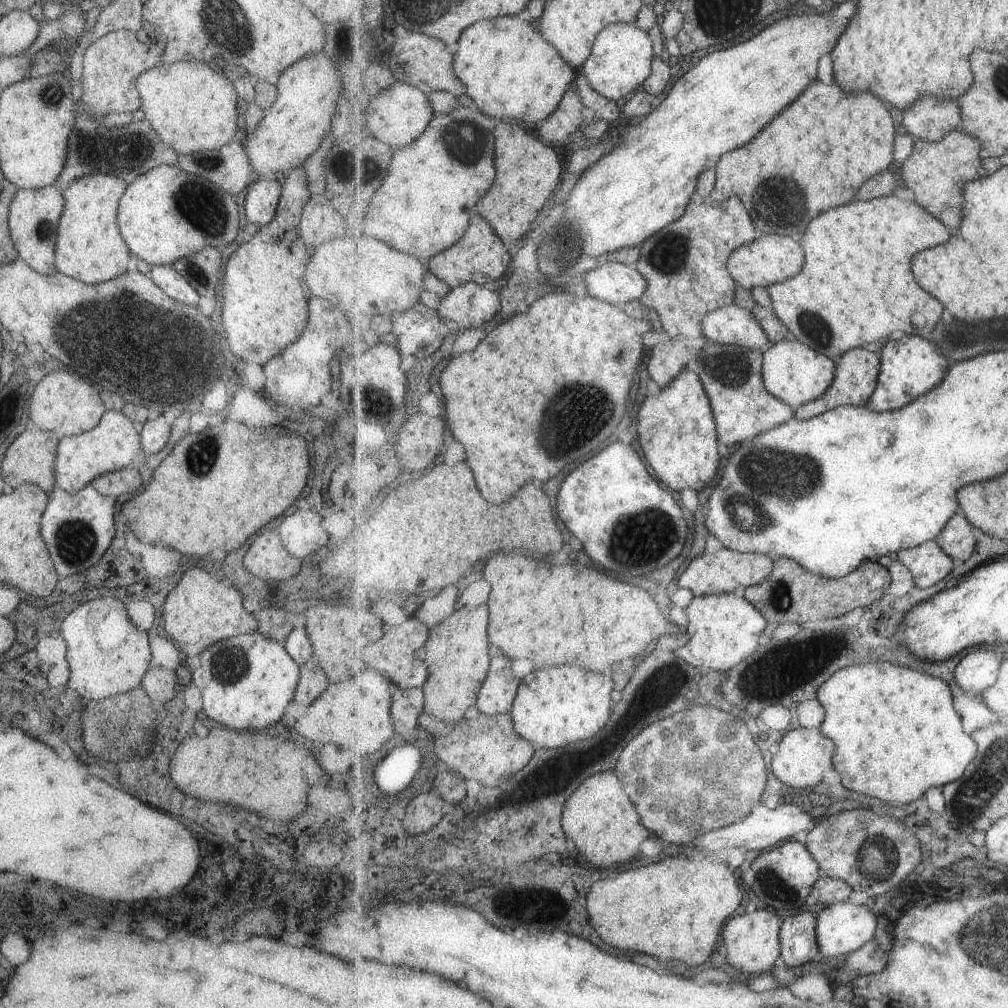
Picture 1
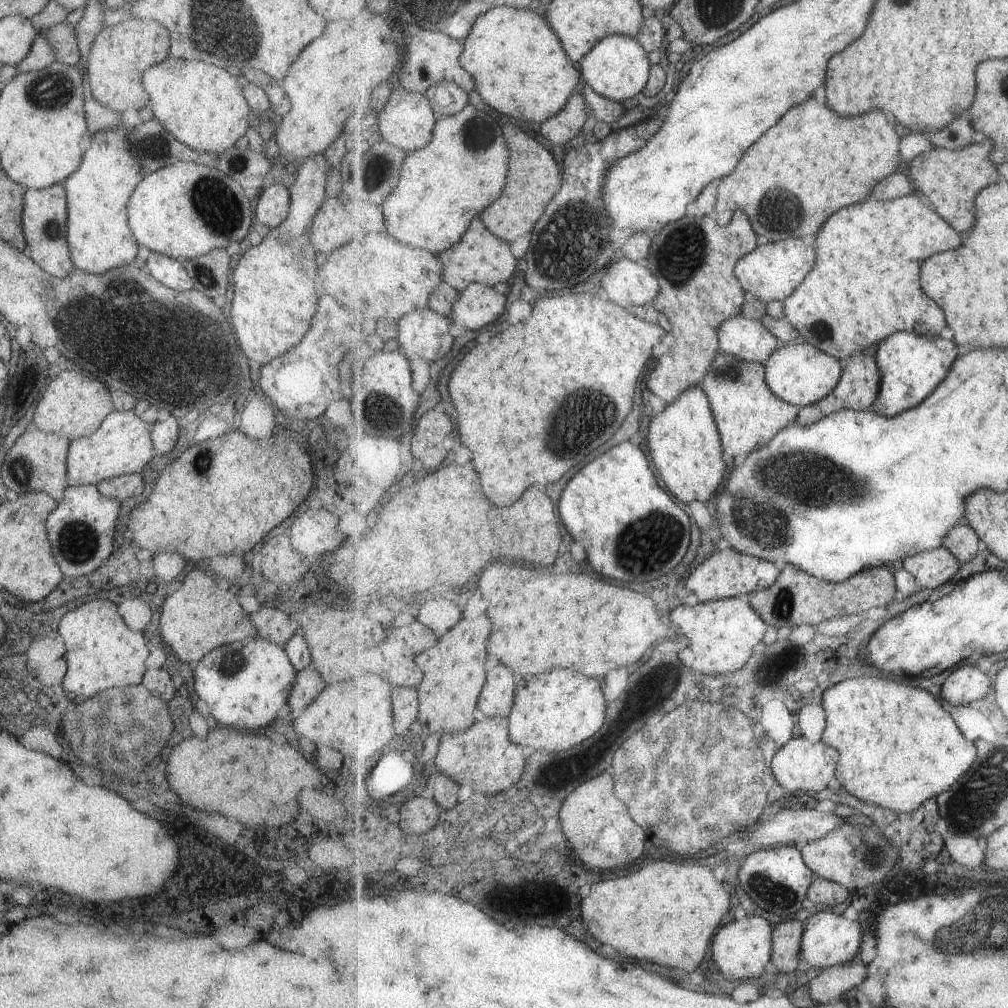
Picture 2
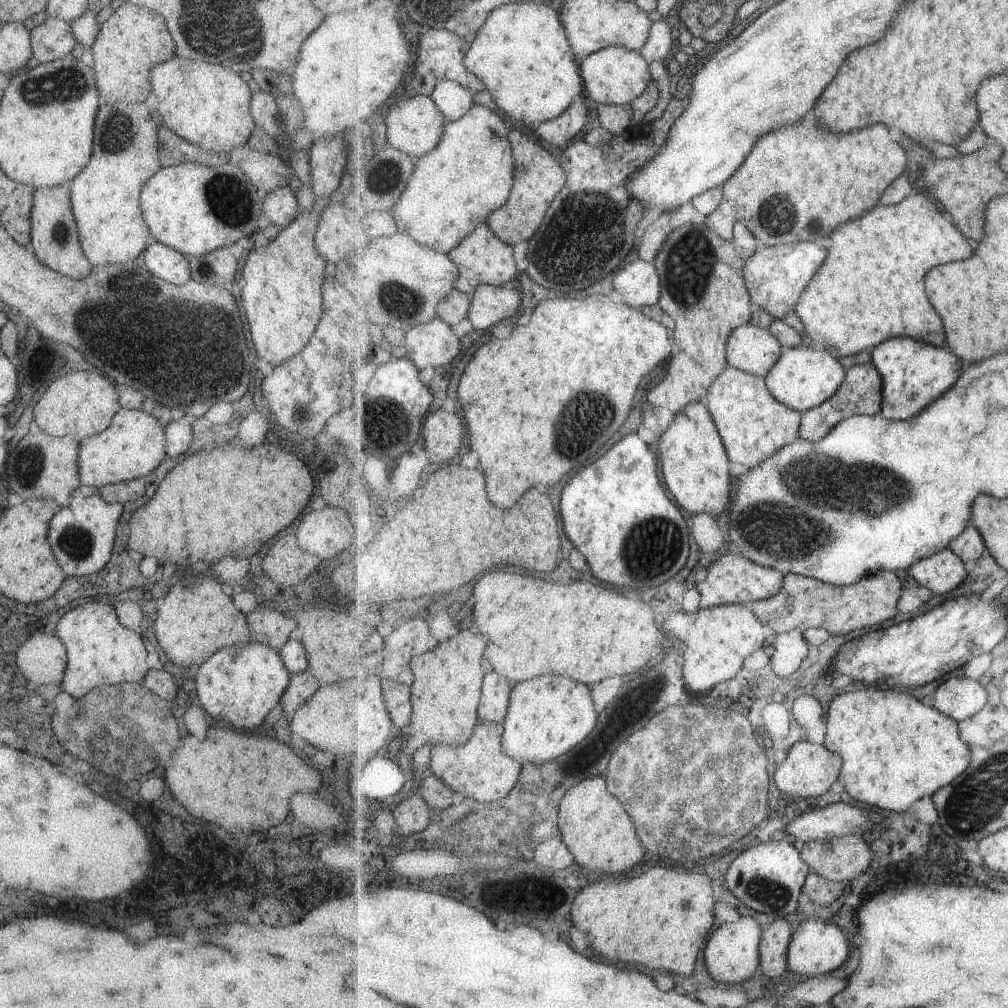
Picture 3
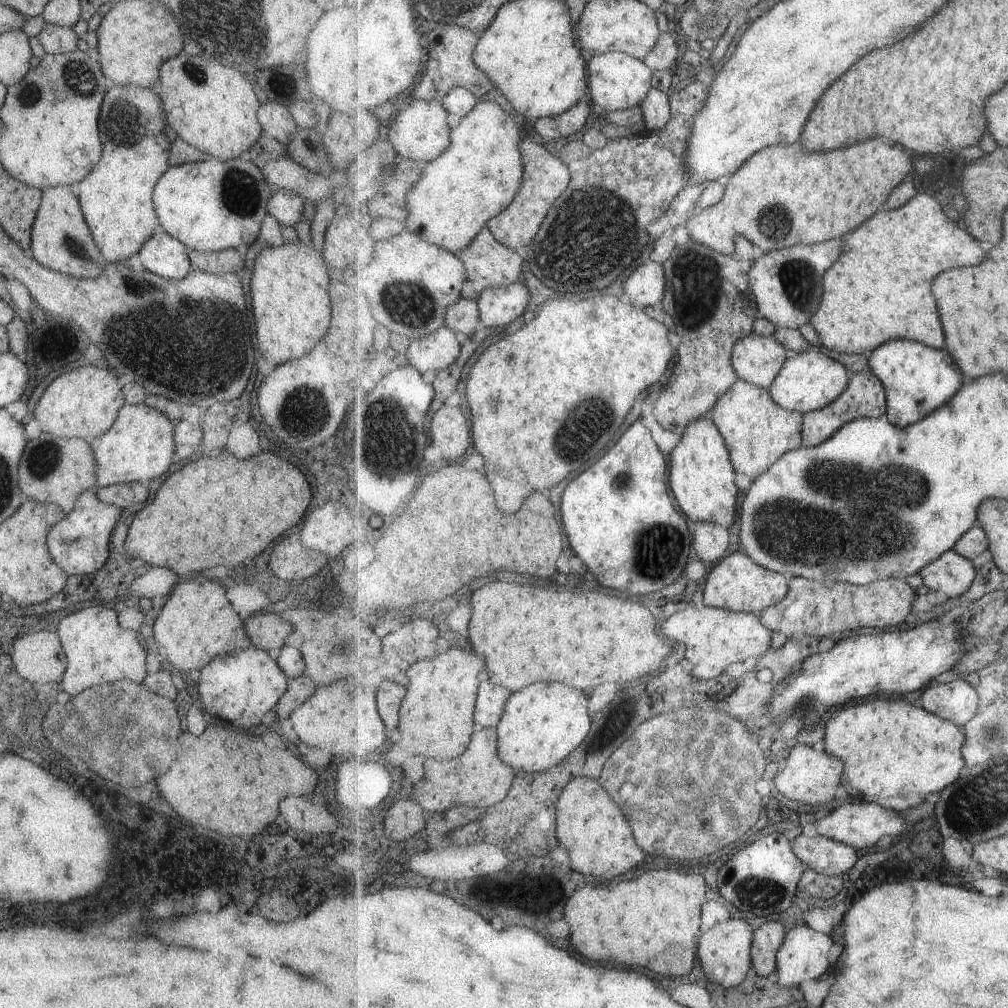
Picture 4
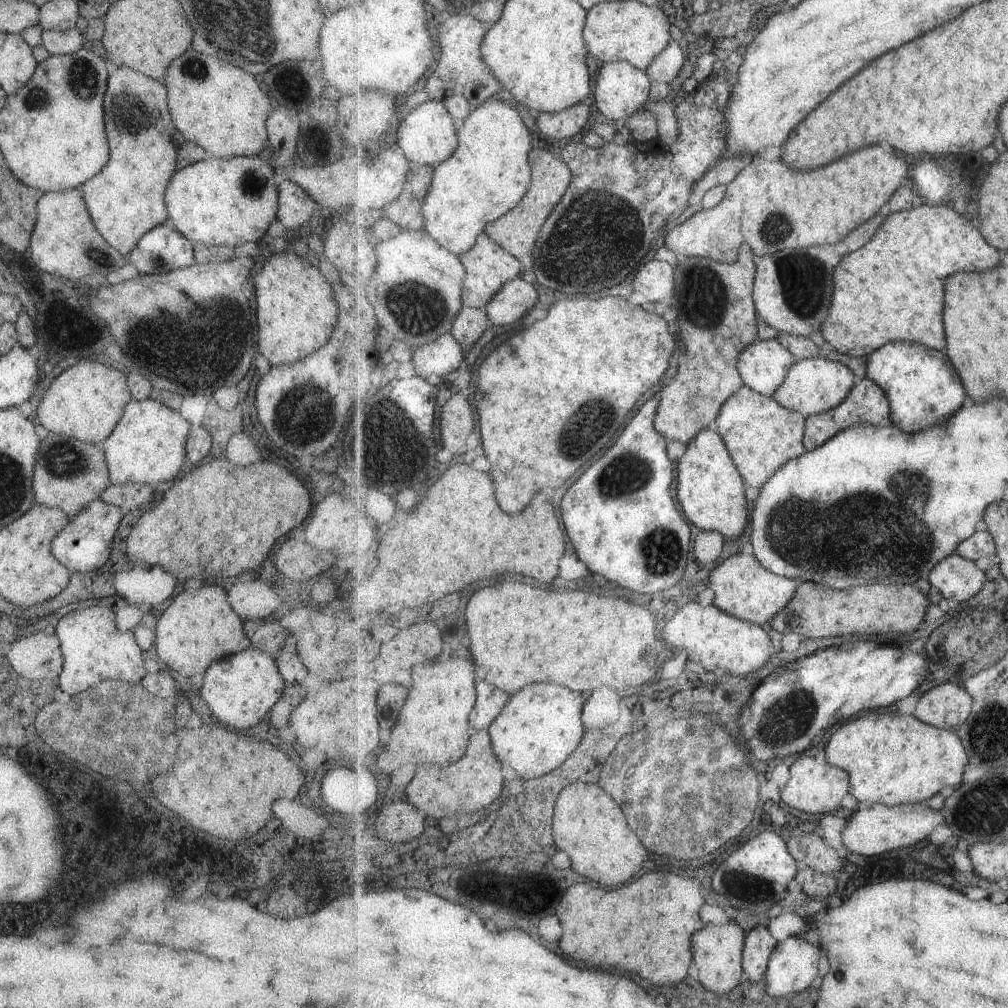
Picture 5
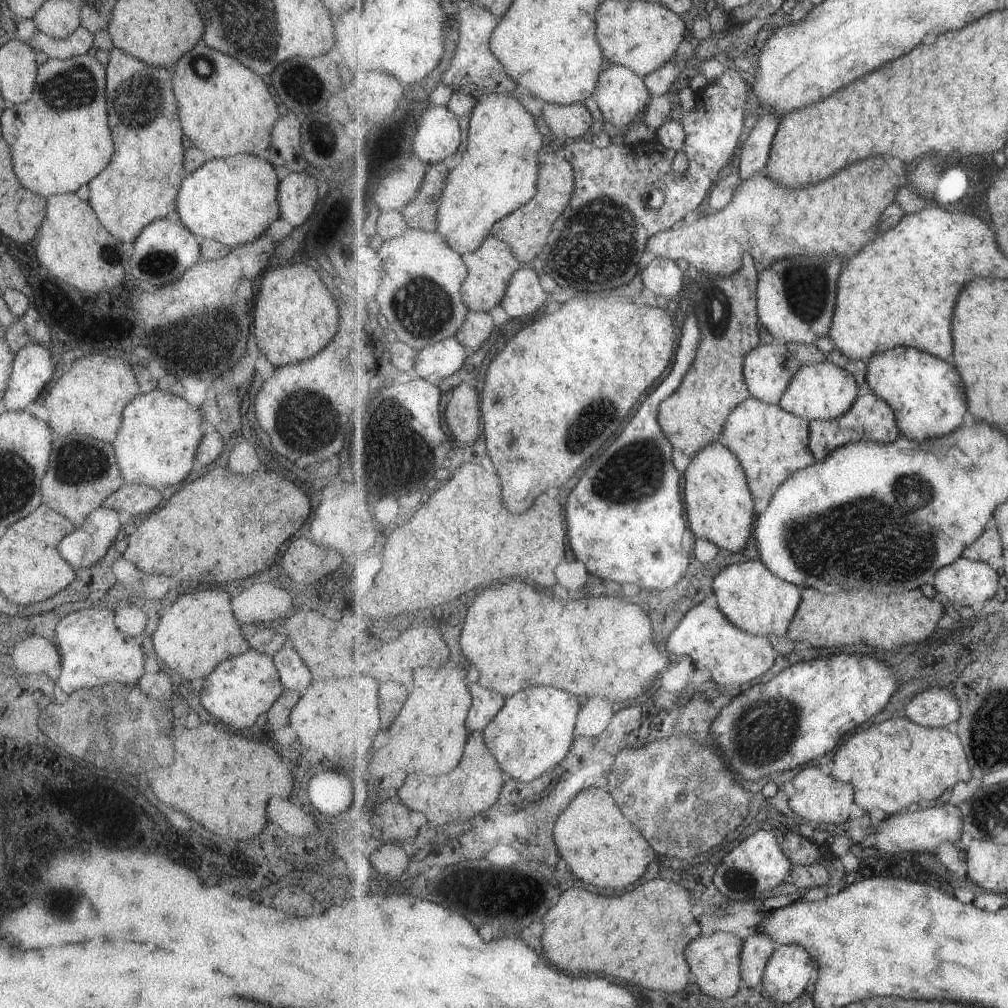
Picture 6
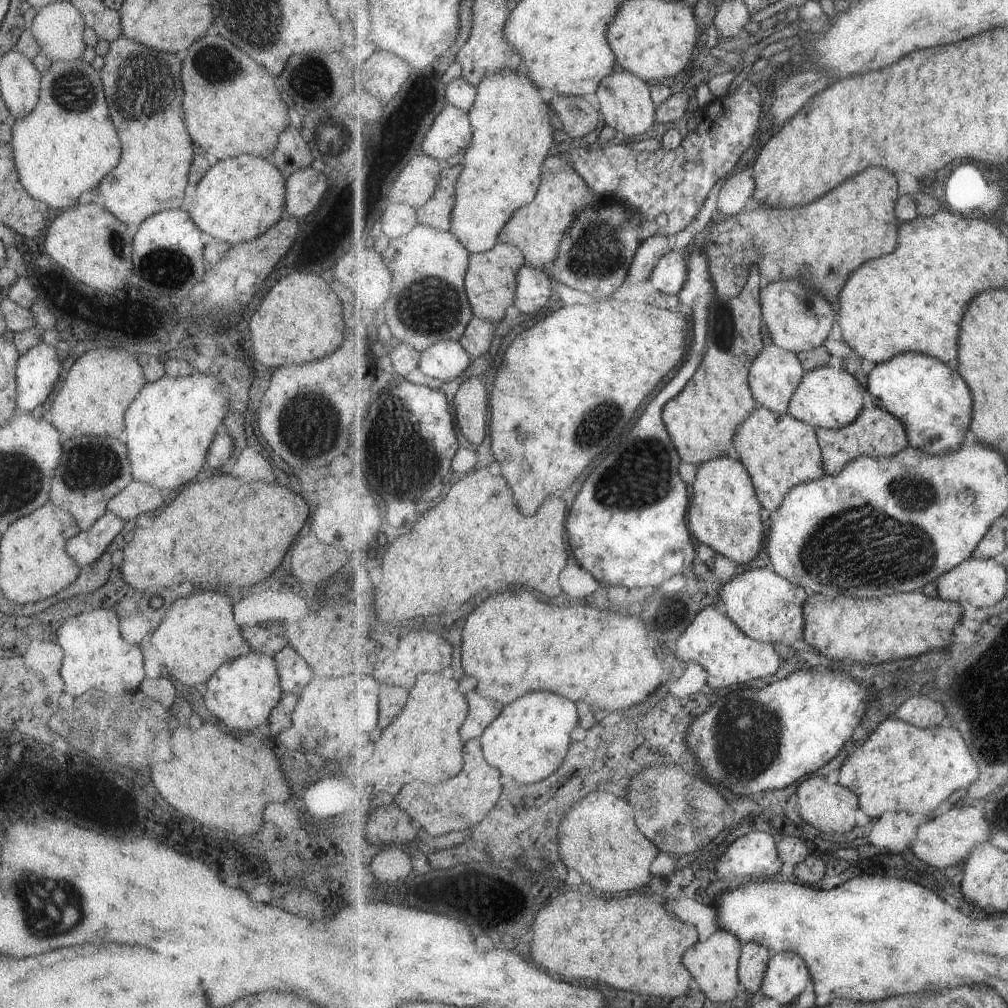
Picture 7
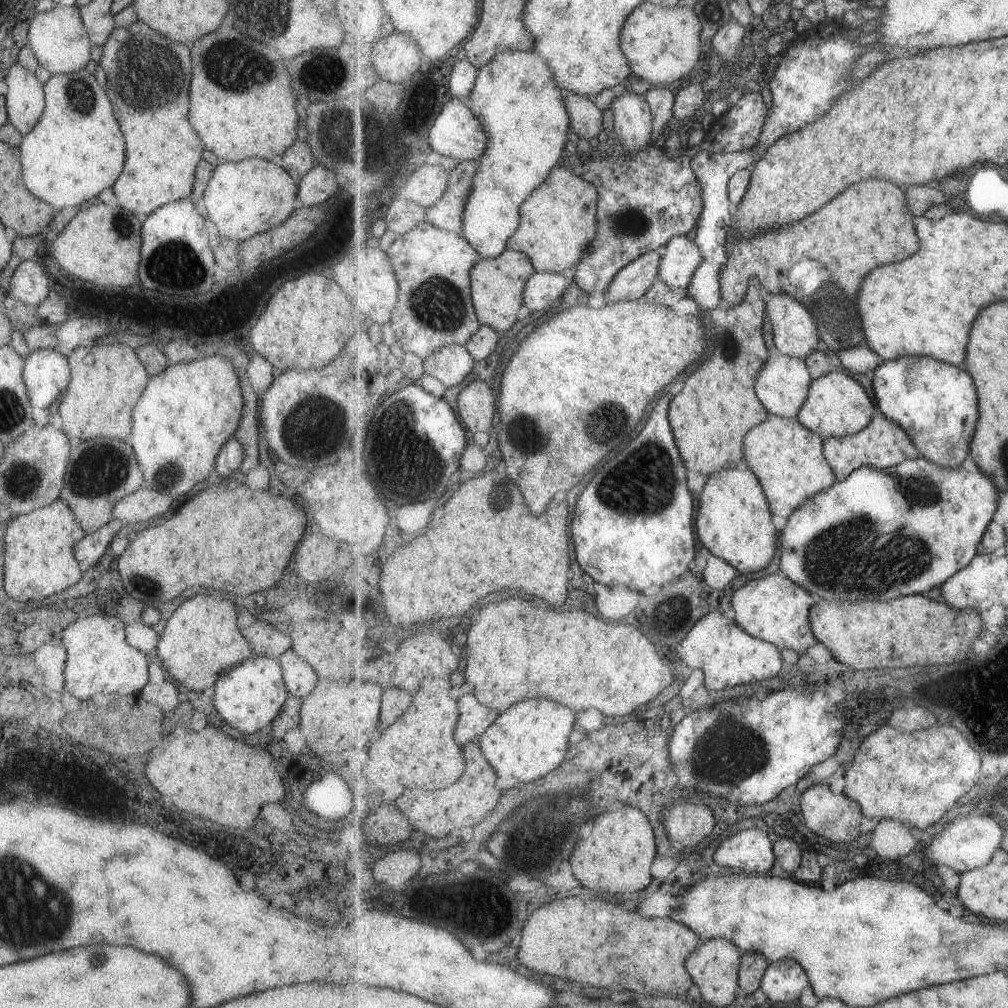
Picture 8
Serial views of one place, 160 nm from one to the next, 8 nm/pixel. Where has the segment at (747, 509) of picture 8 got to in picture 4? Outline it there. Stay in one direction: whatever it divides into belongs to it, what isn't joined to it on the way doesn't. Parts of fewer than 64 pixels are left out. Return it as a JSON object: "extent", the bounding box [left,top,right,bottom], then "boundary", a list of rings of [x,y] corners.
{"extent":[670,416,740,529],"boundary":[[[710,416],[693,421],[685,429],[679,444],[673,448],[670,455],[670,485],[673,487],[674,496],[677,497],[679,508],[690,518],[693,525],[709,521],[727,529],[735,524],[740,492],[735,482],[736,473],[725,437]]]}

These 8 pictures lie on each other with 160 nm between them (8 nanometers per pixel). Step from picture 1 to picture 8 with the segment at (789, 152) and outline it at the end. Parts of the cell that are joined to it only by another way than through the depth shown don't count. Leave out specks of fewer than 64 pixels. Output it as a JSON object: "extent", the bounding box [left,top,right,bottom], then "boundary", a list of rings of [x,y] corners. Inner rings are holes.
{"extent":[603,180,921,353],"boundary":[[[867,180],[851,186],[817,214],[811,214],[793,225],[766,231],[759,237],[737,236],[728,264],[720,272],[722,298],[729,305],[740,305],[746,299],[751,279],[757,279],[773,295],[788,294],[803,300],[805,308],[815,317],[821,338],[829,350],[840,353],[863,345],[866,334],[855,302],[865,276],[881,264],[911,258],[921,248],[909,208],[907,196],[897,184]],[[665,248],[641,255],[624,266],[603,291],[605,304],[619,301],[639,301],[658,279]],[[805,258],[822,262],[827,270],[833,272],[827,285],[808,297],[801,294],[801,286],[793,281],[793,270],[797,270]]]}

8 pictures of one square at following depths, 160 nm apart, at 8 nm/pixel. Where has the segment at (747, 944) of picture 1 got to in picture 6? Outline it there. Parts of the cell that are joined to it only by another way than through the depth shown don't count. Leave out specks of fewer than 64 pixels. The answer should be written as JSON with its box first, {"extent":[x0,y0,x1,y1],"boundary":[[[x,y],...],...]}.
{"extent":[686,931,744,1000],"boundary":[[[715,931],[713,934],[702,934],[696,938],[686,949],[686,957],[690,964],[692,973],[696,976],[696,982],[703,993],[713,999],[721,1000],[735,996],[739,992],[741,986],[744,985],[742,972],[740,967],[741,953],[744,949],[744,942],[735,936],[732,932]]]}

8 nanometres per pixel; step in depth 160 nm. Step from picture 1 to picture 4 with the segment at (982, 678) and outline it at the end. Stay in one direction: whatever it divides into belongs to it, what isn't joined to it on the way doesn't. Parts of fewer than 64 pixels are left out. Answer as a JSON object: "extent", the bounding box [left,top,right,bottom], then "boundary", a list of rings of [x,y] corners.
{"extent":[918,678,980,727],"boundary":[[[961,678],[926,690],[918,705],[963,727],[978,713],[980,696],[974,686]]]}

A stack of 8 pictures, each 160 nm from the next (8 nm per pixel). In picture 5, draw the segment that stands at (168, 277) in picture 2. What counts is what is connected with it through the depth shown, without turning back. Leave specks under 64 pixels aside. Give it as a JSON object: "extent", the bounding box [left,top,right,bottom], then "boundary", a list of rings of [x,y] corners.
{"extent":[127,222,195,275],"boundary":[[[168,222],[144,232],[127,260],[139,275],[160,275],[195,264],[192,242]]]}

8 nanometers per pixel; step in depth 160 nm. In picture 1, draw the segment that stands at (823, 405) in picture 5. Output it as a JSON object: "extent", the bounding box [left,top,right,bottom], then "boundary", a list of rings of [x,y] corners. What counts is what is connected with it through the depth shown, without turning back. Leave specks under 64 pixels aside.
{"extent":[764,339,836,410],"boundary":[[[797,339],[774,343],[764,352],[764,379],[769,392],[795,410],[827,392],[836,378],[836,366],[831,358]]]}

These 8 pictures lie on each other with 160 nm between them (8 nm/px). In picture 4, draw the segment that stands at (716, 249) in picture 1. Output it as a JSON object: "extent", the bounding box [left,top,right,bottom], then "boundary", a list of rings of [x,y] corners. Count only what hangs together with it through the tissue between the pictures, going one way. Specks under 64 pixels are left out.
{"extent":[653,235,759,436],"boundary":[[[738,235],[735,241],[736,251],[732,255],[724,255],[689,238],[685,244],[675,248],[671,258],[665,262],[665,274],[669,278],[669,290],[665,294],[665,308],[673,316],[679,328],[677,332],[681,334],[683,340],[683,344],[677,350],[681,373],[657,401],[653,401],[653,420],[664,429],[679,436],[683,436],[685,429],[693,421],[701,417],[709,417],[716,402],[740,379],[732,363],[732,354],[737,341],[753,333],[753,322],[759,316],[757,299],[749,276],[749,271],[756,262],[753,243],[741,235]]]}

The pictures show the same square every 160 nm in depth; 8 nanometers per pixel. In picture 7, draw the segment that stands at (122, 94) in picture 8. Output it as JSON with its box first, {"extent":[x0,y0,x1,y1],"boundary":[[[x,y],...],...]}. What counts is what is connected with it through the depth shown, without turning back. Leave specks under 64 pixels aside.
{"extent":[96,36,193,225],"boundary":[[[123,36],[113,39],[104,56],[104,63],[98,73],[103,82],[105,100],[109,106],[109,118],[117,128],[120,159],[96,186],[102,196],[104,207],[124,225],[138,225],[145,218],[159,211],[182,208],[185,192],[185,174],[193,160],[193,144],[185,130],[183,110],[181,110],[181,80],[179,80],[181,60],[175,54],[158,51],[136,40]]]}

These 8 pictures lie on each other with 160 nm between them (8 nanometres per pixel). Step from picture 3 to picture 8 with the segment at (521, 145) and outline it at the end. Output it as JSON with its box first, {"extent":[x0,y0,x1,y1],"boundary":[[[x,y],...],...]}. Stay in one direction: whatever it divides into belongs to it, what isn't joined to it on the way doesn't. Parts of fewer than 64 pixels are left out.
{"extent":[508,165,599,272],"boundary":[[[557,165],[548,180],[520,206],[520,225],[508,240],[508,248],[528,254],[537,272],[575,268],[598,236],[599,200],[597,187],[580,175],[578,167],[567,170]]]}

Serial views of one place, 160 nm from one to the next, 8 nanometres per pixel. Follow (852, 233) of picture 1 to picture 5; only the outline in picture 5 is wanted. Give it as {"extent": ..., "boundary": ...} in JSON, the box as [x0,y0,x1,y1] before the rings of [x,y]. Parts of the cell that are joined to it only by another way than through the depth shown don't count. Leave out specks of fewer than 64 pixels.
{"extent":[821,202,999,359],"boundary":[[[923,202],[891,214],[869,244],[837,265],[836,289],[821,332],[839,353],[866,359],[887,343],[897,341],[921,343],[945,352],[943,308],[947,278],[961,270],[973,272],[999,266],[999,250],[987,244],[983,234],[955,208]]]}

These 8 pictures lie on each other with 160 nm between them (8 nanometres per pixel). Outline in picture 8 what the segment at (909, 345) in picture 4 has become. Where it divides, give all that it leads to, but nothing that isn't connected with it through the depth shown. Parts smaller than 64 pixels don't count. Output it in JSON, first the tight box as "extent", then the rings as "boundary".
{"extent":[872,355,979,468],"boundary":[[[905,355],[876,367],[872,382],[878,408],[907,431],[921,457],[947,468],[967,462],[979,421],[979,396],[969,372],[934,358]]]}

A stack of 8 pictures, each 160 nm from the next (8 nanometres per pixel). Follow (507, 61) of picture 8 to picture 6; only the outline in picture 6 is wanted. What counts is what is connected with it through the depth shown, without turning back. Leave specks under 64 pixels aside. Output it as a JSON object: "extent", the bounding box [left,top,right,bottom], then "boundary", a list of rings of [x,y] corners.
{"extent":[437,93,549,255],"boundary":[[[493,93],[480,97],[479,100],[477,100],[476,106],[471,112],[471,118],[469,121],[467,148],[461,155],[460,163],[450,170],[438,214],[437,231],[441,233],[446,238],[447,242],[462,255],[465,253],[472,253],[474,250],[480,249],[481,245],[484,244],[484,240],[492,234],[492,228],[497,224],[497,222],[499,222],[502,218],[508,217],[509,214],[515,212],[518,208],[525,206],[525,204],[531,201],[533,197],[537,196],[538,181],[540,178],[540,152],[541,150],[546,149],[546,145],[549,140],[541,134],[541,132],[539,132],[535,119],[537,119],[536,116],[533,116],[533,114],[525,108],[525,104],[521,102],[521,98],[519,96],[515,97],[513,94],[504,95]]]}

